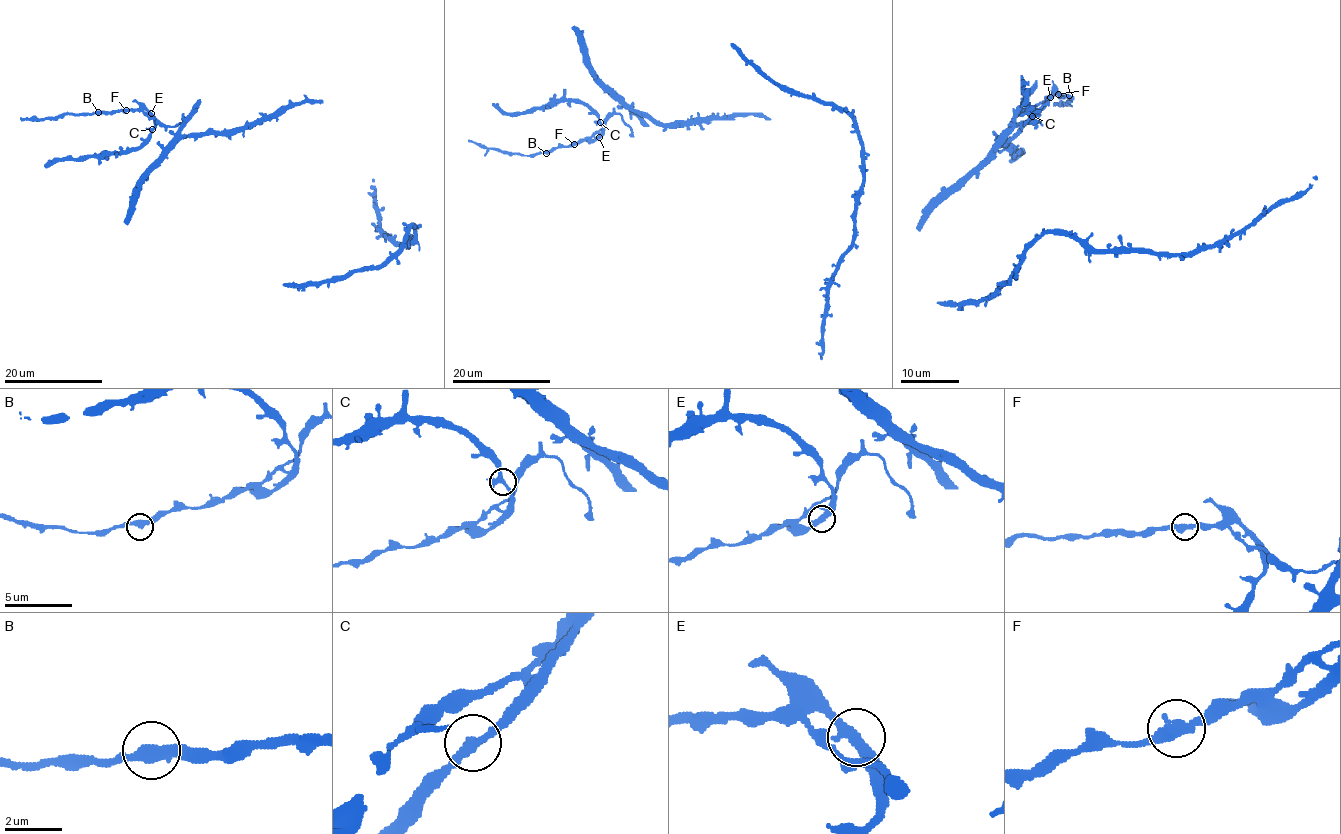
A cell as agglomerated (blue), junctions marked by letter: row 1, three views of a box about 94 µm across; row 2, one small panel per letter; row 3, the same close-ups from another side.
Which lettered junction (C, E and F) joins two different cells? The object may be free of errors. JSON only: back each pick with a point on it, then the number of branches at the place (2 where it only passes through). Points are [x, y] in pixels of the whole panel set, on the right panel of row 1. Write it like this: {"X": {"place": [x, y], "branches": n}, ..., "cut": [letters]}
{"cut": []}

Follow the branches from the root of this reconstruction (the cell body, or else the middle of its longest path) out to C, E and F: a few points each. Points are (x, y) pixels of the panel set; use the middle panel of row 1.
C: (769, 119), (737, 114), (690, 124), (655, 124), (617, 107), (602, 131), (600, 122)
E: (769, 119), (737, 114), (729, 118), (700, 119), (690, 124), (655, 124), (629, 109), (617, 107), (598, 137)
F: (769, 119), (737, 114), (690, 124), (655, 124), (617, 107), (601, 129), (574, 143)

